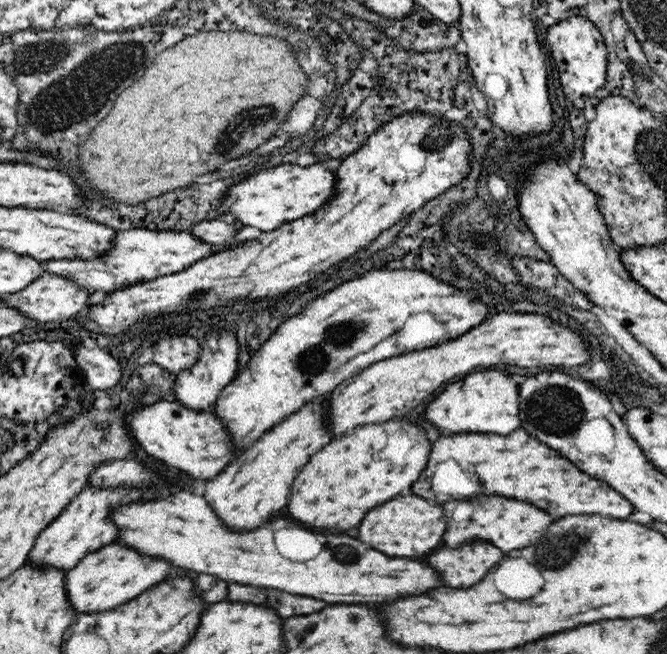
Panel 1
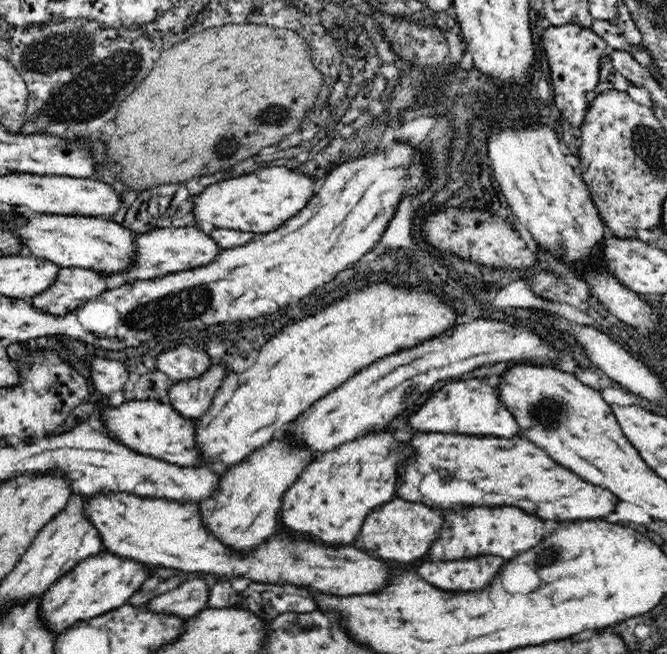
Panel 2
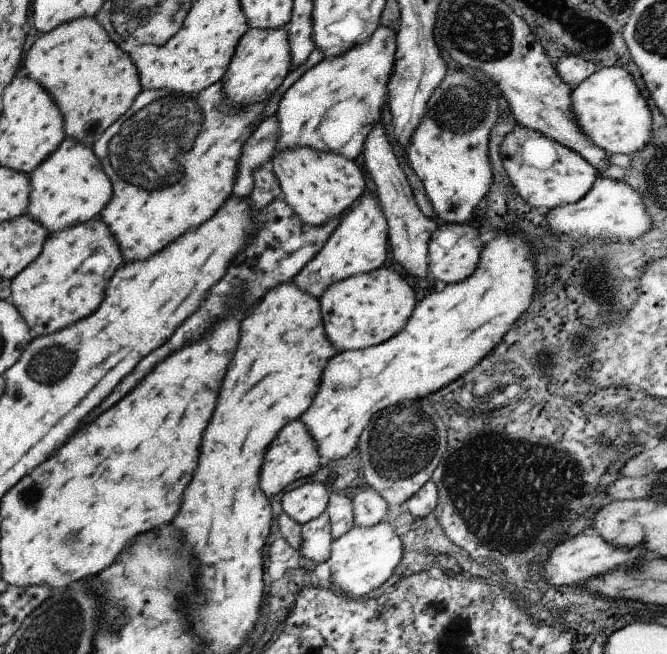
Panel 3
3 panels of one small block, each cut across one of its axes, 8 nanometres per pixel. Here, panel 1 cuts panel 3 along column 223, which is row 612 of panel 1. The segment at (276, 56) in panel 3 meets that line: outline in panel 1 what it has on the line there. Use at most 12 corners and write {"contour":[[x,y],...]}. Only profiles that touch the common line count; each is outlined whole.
{"contour":[[114,542],[66,572],[76,614],[108,612],[166,578]]}

